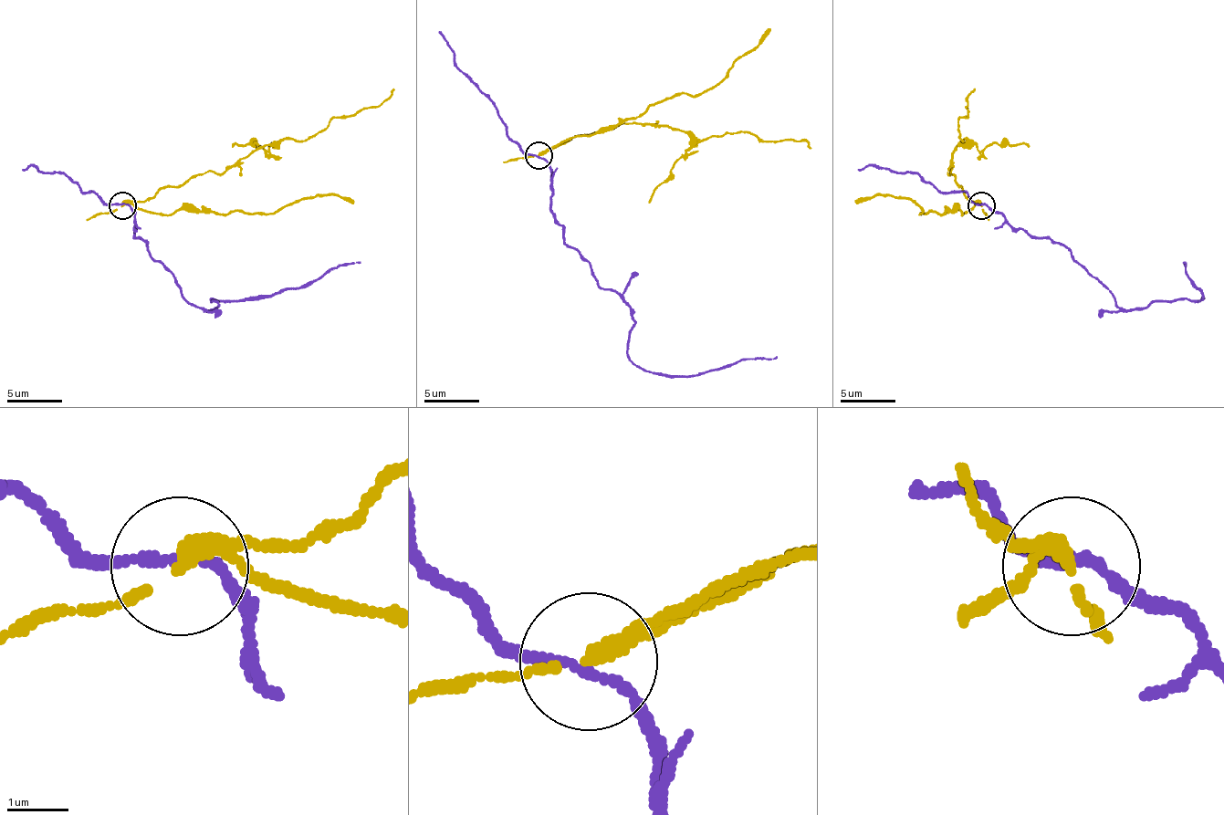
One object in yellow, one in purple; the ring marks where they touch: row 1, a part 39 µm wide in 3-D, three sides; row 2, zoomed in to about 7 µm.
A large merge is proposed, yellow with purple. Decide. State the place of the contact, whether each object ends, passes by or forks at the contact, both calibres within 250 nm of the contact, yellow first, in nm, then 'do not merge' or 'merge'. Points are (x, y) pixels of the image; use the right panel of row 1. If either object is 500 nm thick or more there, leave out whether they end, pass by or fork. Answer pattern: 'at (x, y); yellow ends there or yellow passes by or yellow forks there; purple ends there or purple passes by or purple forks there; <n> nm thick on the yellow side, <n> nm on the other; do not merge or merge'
at (981, 205); yellow passes by; purple passes by; 240 nm thick on the yellow side, 150 nm on the other; do not merge

